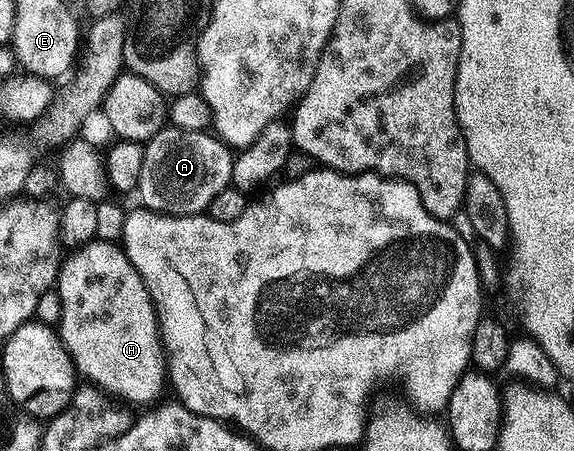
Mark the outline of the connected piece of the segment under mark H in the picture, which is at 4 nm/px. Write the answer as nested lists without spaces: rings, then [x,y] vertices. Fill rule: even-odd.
[[[92,240],[84,243],[78,248],[70,251],[71,255],[62,259],[59,276],[57,279],[57,293],[59,299],[63,301],[63,315],[57,327],[57,333],[61,341],[65,344],[69,352],[76,371],[80,375],[83,374],[88,383],[98,386],[101,390],[116,396],[118,399],[124,400],[126,403],[131,402],[147,402],[143,404],[151,404],[160,397],[163,386],[165,390],[165,375],[167,373],[167,364],[163,353],[163,341],[159,339],[159,319],[155,316],[155,302],[149,296],[149,292],[145,288],[145,284],[141,280],[141,276],[137,272],[137,268],[133,268],[133,264],[127,259],[127,251],[122,245],[113,242],[101,242]]]

